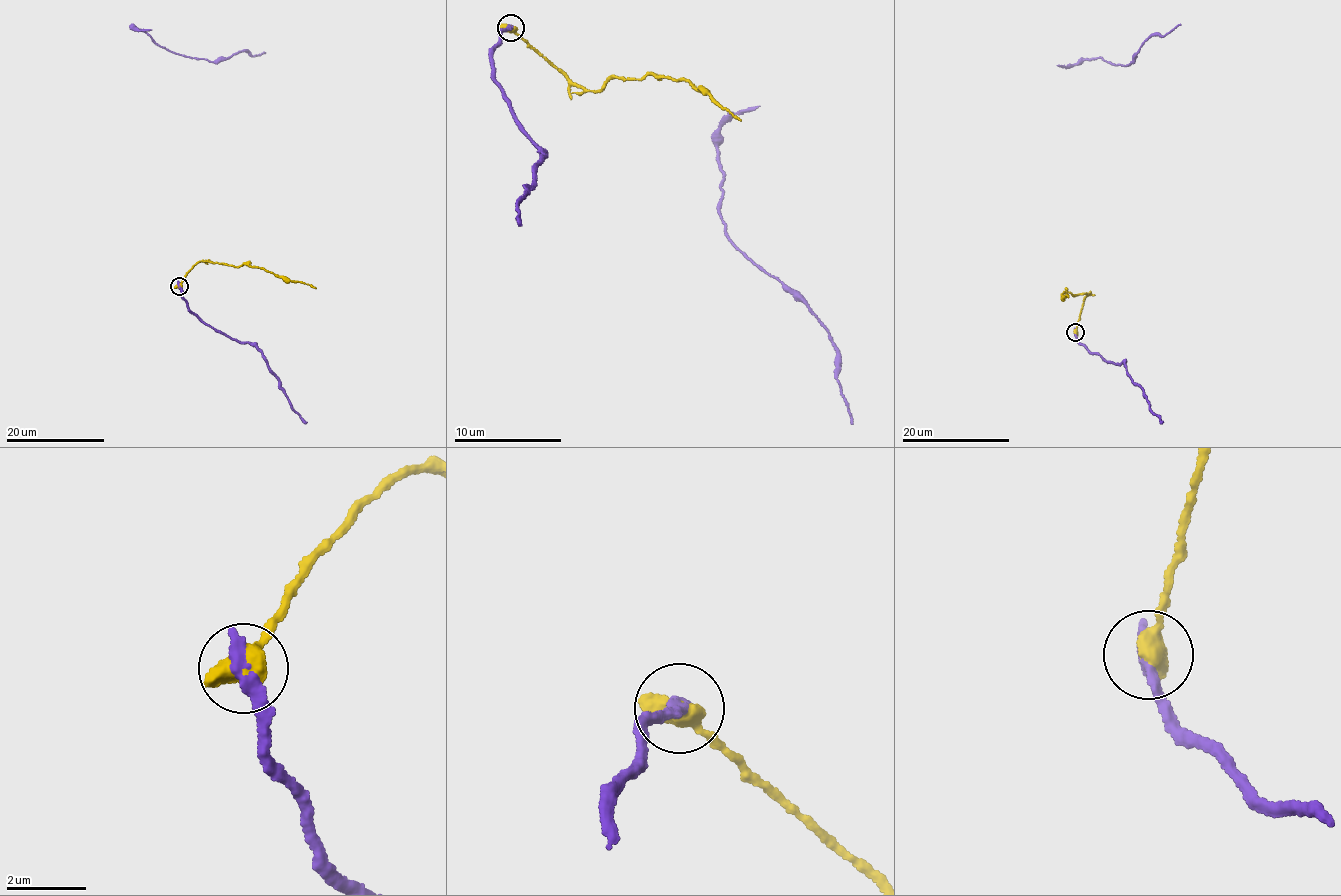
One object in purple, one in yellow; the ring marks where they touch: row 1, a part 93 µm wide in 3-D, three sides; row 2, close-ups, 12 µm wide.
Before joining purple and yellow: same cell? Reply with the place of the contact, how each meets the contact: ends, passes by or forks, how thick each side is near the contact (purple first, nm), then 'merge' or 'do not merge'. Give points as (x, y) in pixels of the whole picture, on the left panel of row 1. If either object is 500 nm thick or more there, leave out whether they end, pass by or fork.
place (179, 286); calibres 360 and 700 nm; do not merge

